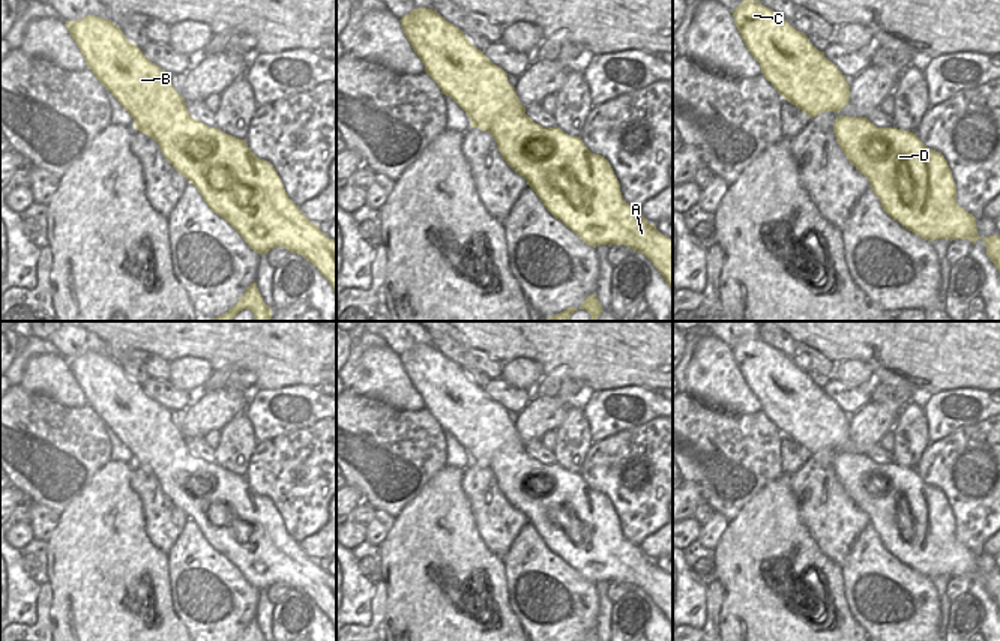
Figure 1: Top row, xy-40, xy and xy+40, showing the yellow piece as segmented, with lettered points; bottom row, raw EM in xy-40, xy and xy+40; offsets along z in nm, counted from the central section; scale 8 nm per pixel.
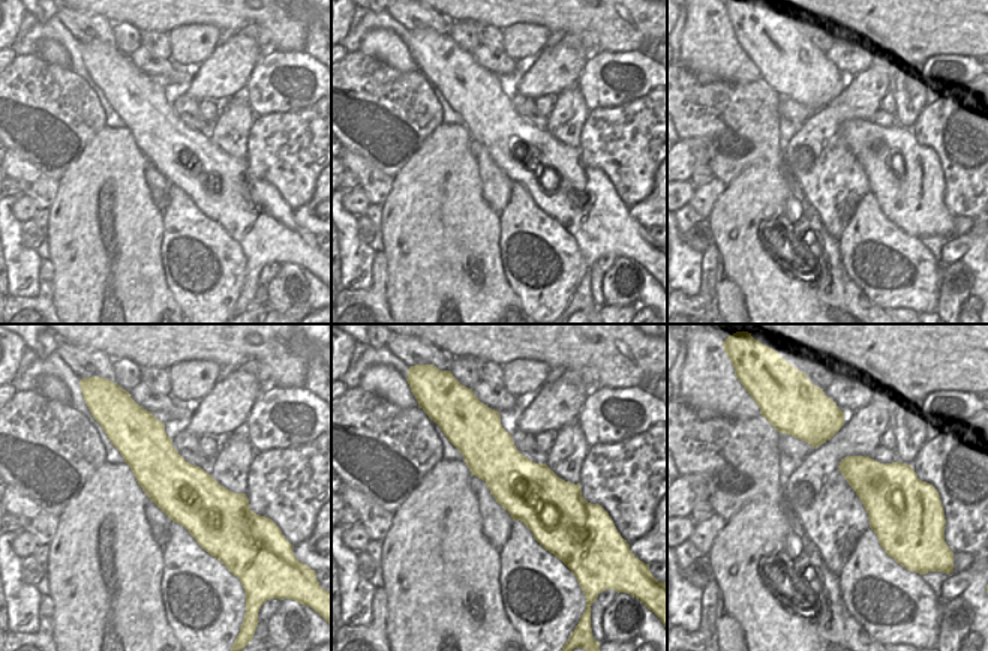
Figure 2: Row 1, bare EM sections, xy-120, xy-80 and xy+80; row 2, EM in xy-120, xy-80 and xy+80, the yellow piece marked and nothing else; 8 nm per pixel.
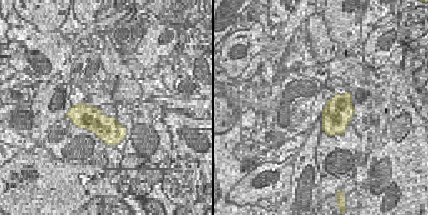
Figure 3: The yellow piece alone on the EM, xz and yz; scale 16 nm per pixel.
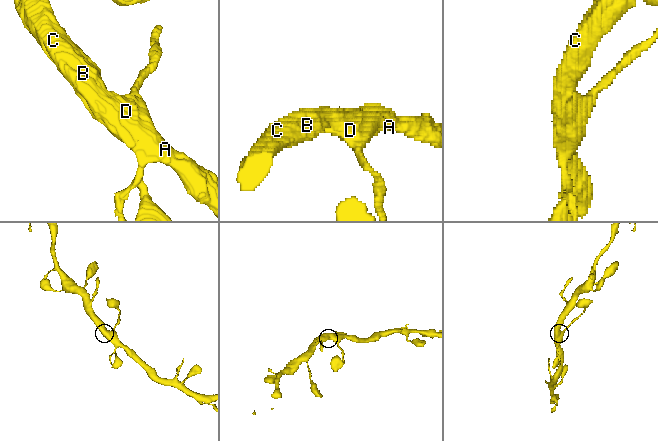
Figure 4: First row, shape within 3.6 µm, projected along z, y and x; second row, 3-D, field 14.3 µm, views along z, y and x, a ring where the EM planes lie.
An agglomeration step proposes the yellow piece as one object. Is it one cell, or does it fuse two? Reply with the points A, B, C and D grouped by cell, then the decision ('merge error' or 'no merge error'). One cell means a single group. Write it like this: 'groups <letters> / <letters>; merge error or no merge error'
groups A B C D; no merge error

